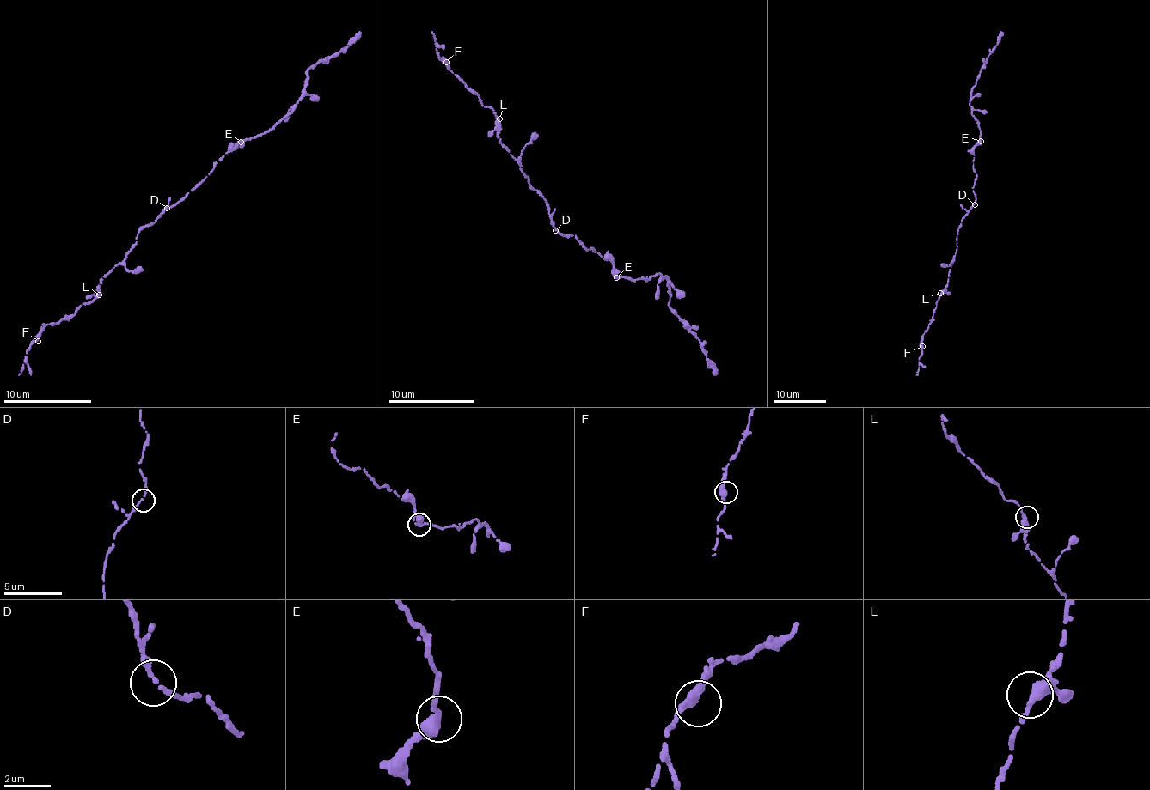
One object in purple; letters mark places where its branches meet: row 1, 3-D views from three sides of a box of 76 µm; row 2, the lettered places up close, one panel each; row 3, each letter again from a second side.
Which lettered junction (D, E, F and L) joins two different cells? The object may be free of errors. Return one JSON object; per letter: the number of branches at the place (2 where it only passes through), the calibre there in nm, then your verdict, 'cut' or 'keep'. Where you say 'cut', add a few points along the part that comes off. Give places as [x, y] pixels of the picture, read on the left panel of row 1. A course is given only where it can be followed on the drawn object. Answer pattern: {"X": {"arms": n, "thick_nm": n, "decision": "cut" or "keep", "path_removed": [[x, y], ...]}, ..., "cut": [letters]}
{"D": {"arms": 2, "thick_nm": 200, "decision": "keep"}, "E": {"arms": 2, "thick_nm": 380, "decision": "keep"}, "F": {"arms": 2, "thick_nm": 360, "decision": "keep"}, "L": {"arms": 3, "thick_nm": 280, "decision": "keep"}, "cut": []}

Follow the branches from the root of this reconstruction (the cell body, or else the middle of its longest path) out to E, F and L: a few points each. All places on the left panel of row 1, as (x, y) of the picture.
E: (168, 209), (182, 199), (207, 177), (214, 163), (241, 142)
F: (168, 209), (137, 233), (136, 246), (123, 263), (101, 279), (98, 297), (71, 315), (47, 324), (38, 341)
L: (168, 209), (162, 210), (155, 223), (137, 233), (136, 246), (123, 263), (101, 279), (99, 294)

